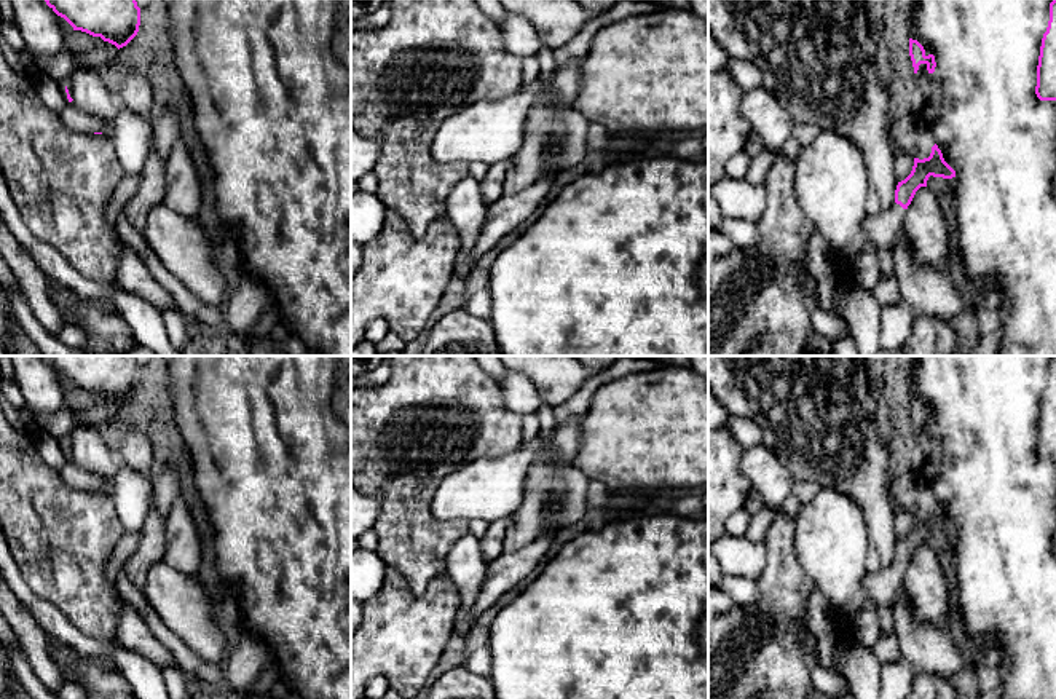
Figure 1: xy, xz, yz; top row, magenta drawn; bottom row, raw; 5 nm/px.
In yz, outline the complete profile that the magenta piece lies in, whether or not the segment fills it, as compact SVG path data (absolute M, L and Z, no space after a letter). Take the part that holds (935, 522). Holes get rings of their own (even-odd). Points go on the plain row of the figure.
M936 501L932 504L928 515L914 515L911 531L896 543L895 560L885 570L866 575L865 589L868 592L868 603L865 608L893 608L903 589L906 567L916 549L920 544L927 544L930 533L943 536L956 535L956 528L944 519Z

